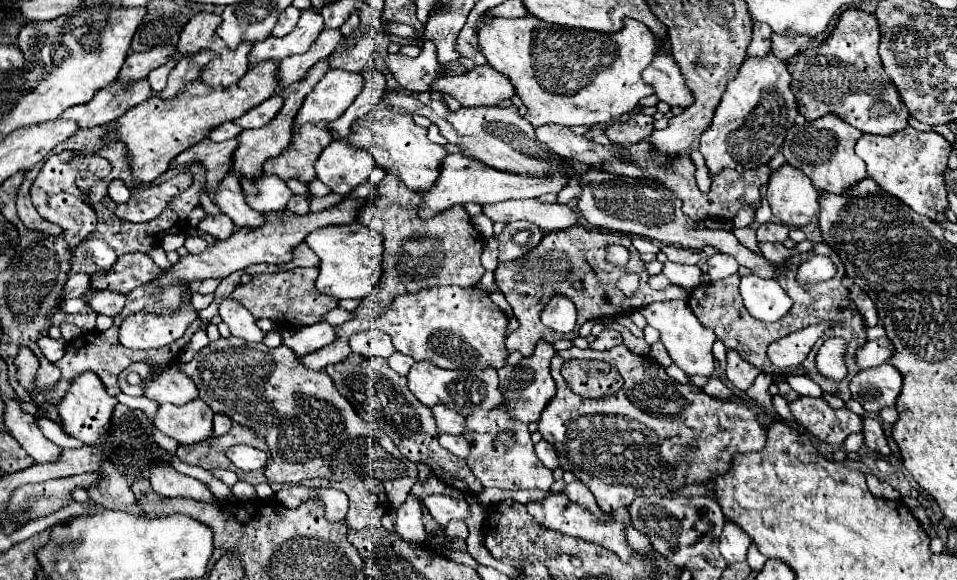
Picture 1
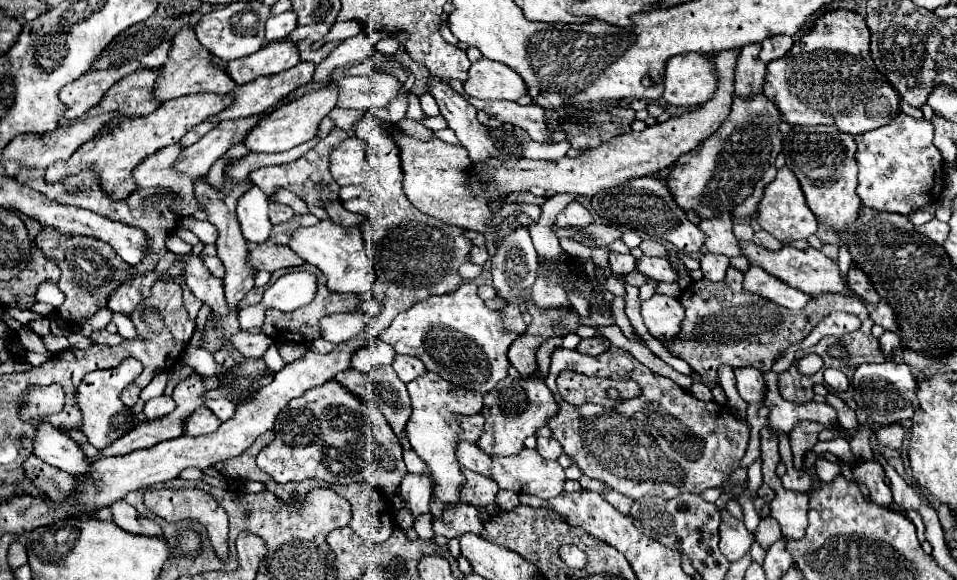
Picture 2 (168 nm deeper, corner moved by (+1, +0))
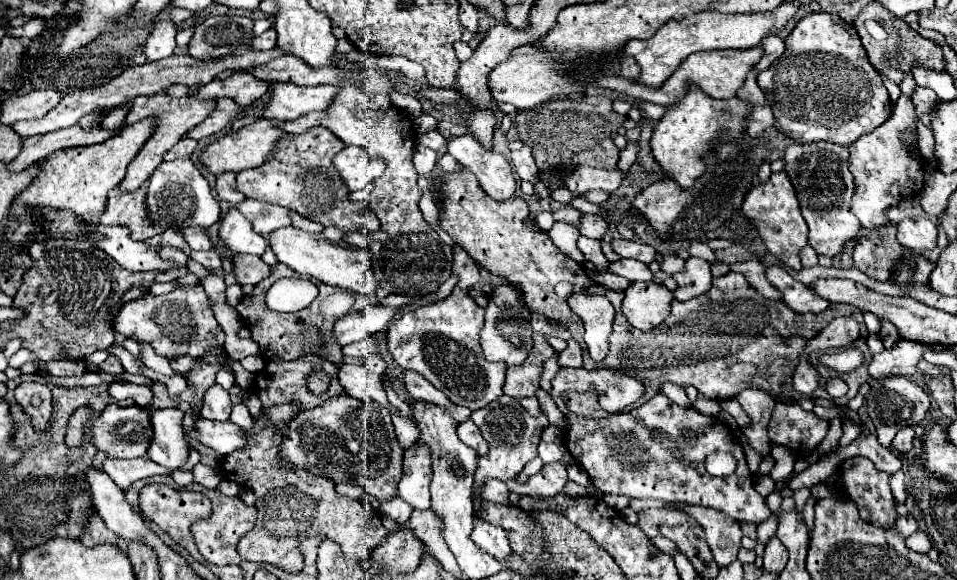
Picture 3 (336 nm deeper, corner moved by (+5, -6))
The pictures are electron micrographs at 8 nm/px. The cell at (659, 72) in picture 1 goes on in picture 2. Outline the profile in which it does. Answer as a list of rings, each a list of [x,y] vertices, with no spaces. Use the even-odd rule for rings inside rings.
[[[681,53],[667,61],[665,93],[669,105],[695,107],[707,103],[717,91],[717,69],[707,53]]]

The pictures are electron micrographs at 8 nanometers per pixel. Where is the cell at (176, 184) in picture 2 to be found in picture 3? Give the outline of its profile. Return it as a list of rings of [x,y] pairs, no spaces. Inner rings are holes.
[[[141,185],[135,191],[121,191],[119,187],[113,187],[109,191],[109,203],[107,211],[101,217],[103,225],[127,225],[131,229],[131,237],[135,241],[151,239],[159,233],[163,233],[167,227],[157,227],[151,219],[149,209],[145,207],[147,199],[147,187]]]

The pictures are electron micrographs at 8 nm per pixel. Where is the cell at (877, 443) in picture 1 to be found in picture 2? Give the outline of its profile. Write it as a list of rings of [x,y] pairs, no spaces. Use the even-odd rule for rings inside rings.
[[[899,423],[887,425],[887,427],[877,429],[877,431],[875,431],[875,437],[877,437],[877,441],[883,443],[885,447],[901,449],[903,439],[905,439],[905,429],[903,429],[903,425],[899,425]]]

